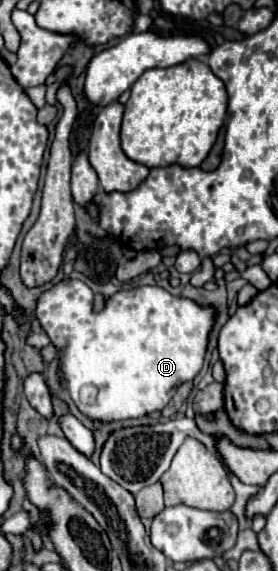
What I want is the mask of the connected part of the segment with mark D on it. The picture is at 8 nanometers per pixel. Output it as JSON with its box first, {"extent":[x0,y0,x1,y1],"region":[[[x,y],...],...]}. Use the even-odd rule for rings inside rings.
{"extent":[37,279,217,420],"region":[[[78,279],[63,280],[61,284],[53,286],[51,290],[47,290],[39,302],[37,302],[37,318],[43,326],[43,330],[47,332],[47,336],[51,338],[51,342],[57,346],[57,350],[65,350],[65,356],[63,356],[63,378],[67,380],[67,388],[71,392],[71,398],[75,402],[75,406],[85,414],[89,416],[91,420],[127,420],[127,418],[139,418],[139,416],[145,416],[145,414],[151,414],[151,412],[159,412],[163,410],[169,400],[173,398],[173,394],[177,392],[177,388],[187,382],[187,380],[193,380],[199,370],[203,368],[203,362],[205,362],[205,352],[207,352],[207,342],[209,342],[209,334],[215,326],[215,318],[217,318],[217,310],[213,306],[199,306],[197,302],[189,300],[189,298],[179,298],[179,296],[171,296],[167,290],[159,288],[159,286],[141,286],[141,288],[133,288],[133,290],[121,290],[117,294],[113,294],[109,300],[107,300],[107,306],[105,310],[101,312],[93,312],[93,299],[94,293],[91,292],[91,288],[84,282]]]}

